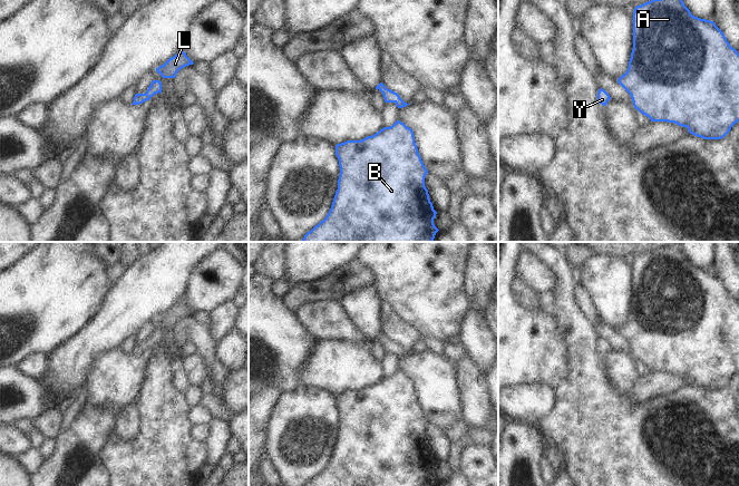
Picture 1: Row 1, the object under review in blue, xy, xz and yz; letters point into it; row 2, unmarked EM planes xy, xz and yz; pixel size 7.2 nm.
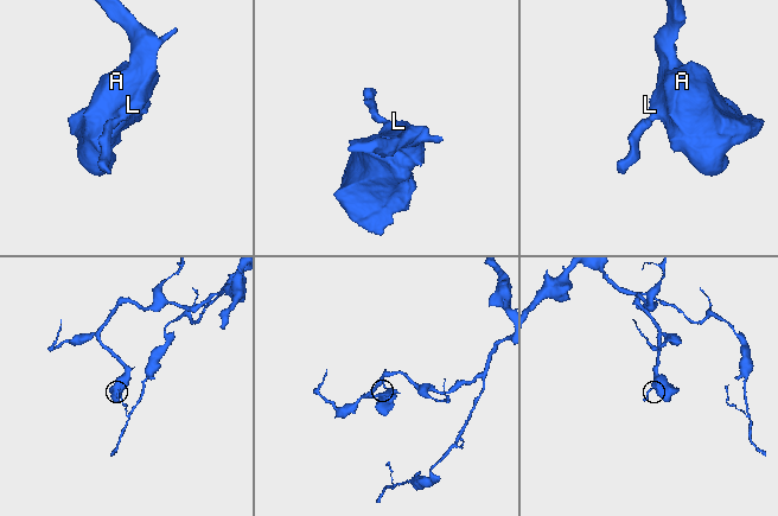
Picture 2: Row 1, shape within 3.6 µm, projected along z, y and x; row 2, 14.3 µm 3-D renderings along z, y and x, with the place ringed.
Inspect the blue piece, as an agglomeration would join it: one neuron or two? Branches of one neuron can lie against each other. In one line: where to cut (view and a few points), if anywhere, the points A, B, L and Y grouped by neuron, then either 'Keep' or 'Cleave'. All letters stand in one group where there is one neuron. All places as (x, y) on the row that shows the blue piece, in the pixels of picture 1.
No split. Groups: A B L Y. Keep.

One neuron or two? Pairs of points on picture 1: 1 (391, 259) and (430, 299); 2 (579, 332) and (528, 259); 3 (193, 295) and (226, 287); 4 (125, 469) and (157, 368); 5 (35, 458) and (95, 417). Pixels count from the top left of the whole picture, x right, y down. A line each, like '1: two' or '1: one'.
1: one
2: two
3: one
4: one
5: two

